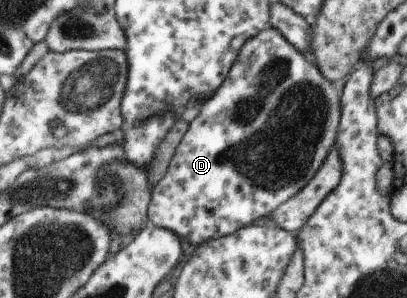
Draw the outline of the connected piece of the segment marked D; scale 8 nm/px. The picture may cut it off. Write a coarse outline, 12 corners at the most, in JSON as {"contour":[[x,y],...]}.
{"contour":[[266,26],[153,186],[194,244],[268,216],[335,146],[340,93]]}

